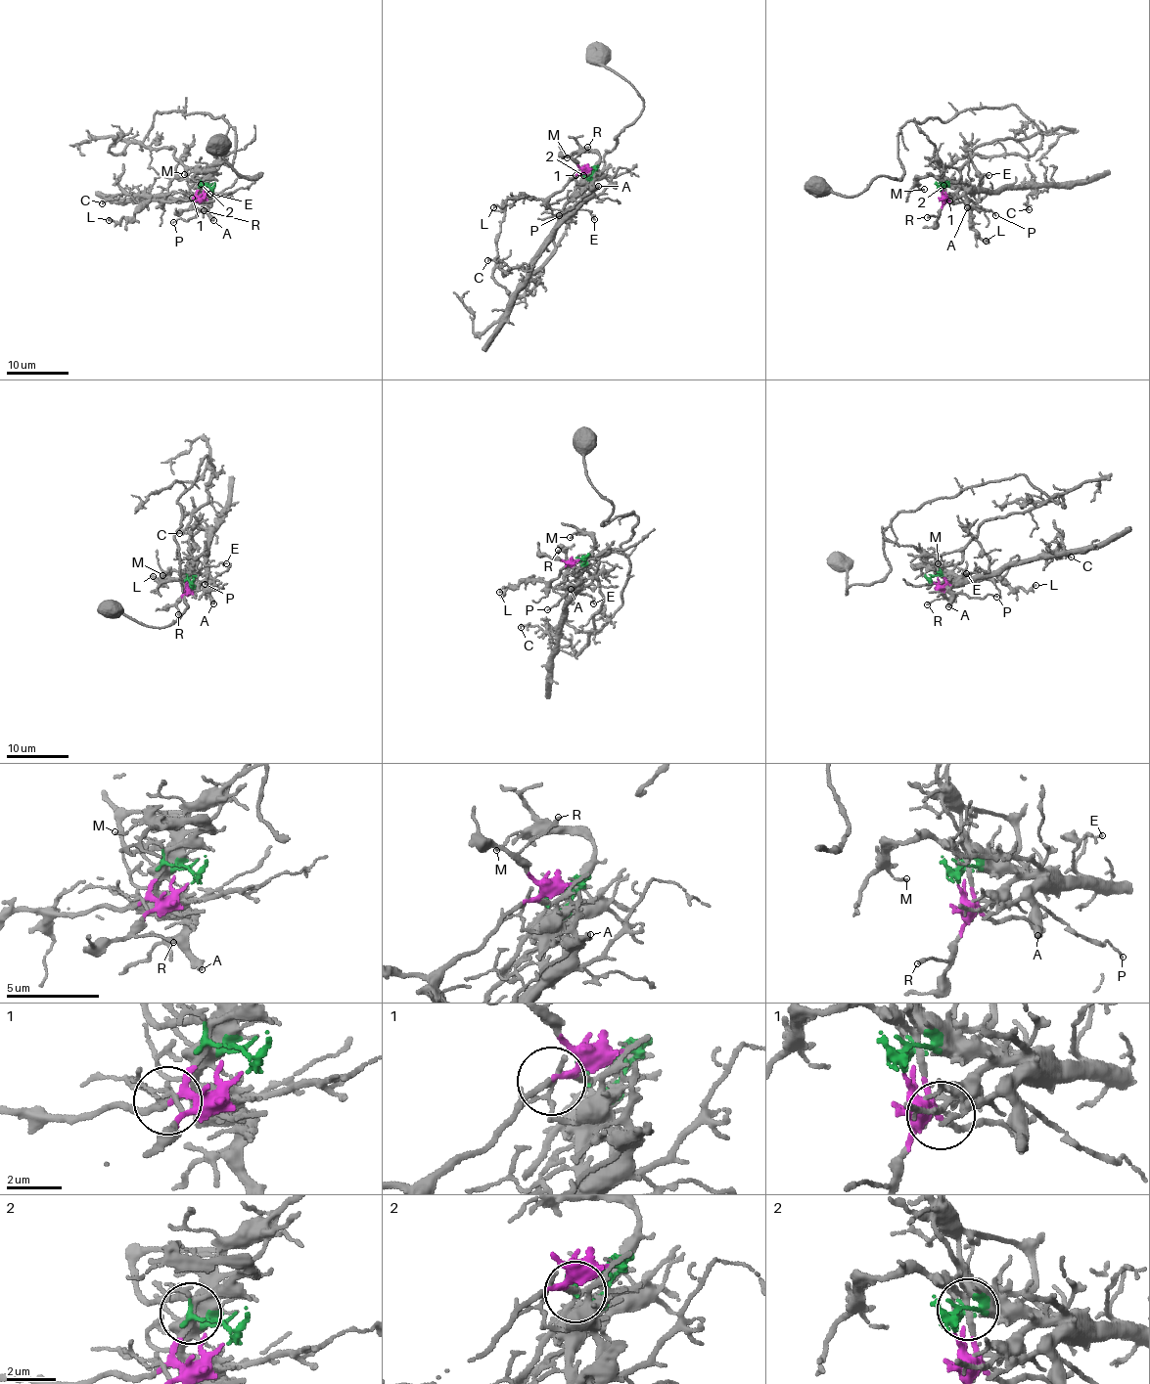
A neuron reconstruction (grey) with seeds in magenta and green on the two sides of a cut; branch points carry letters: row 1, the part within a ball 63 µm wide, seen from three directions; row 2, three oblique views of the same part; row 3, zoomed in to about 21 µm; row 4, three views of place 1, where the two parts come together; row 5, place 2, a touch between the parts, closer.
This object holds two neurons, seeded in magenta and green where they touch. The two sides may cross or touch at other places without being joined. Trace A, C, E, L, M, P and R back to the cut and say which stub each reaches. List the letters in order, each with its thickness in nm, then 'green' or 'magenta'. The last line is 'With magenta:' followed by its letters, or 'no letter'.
A: 360 nm thick; green
C: 150 nm thick; green
E: 180 nm thick; green
L: 180 nm thick; magenta
M: 130 nm thick; magenta
P: 90 nm thick; green
R: 180 nm thick; magenta
With magenta: L, M, R

